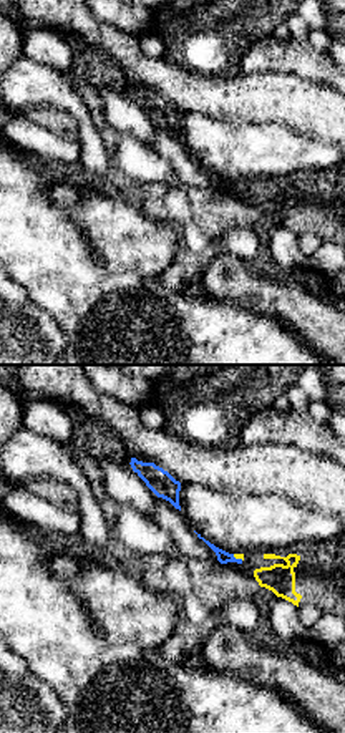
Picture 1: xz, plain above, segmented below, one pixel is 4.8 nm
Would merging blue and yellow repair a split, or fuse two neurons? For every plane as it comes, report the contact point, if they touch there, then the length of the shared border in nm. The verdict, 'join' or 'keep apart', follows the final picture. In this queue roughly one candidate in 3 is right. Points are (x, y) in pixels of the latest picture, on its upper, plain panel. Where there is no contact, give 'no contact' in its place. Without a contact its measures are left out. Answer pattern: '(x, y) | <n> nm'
(238, 188) | 60 nm

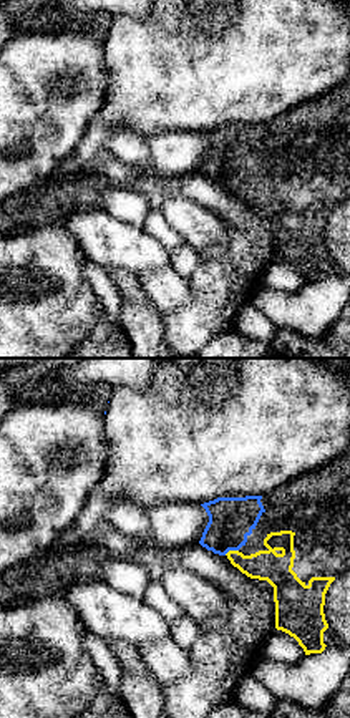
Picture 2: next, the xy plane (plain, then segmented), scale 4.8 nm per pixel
(231, 178) | 80 nm

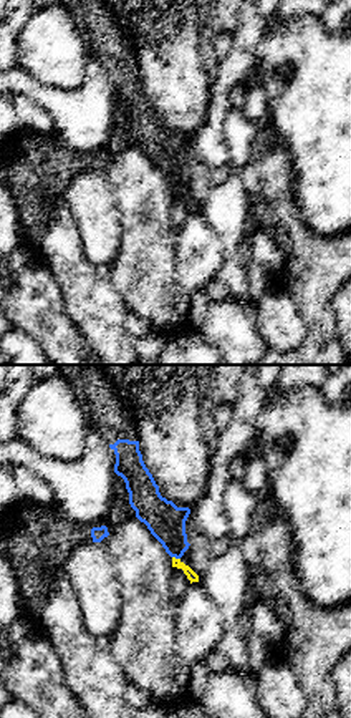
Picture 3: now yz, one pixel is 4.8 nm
(176, 186) | 40 nm

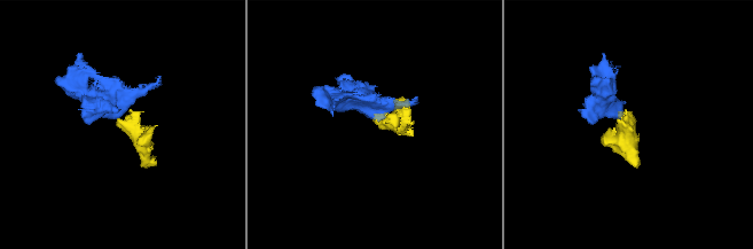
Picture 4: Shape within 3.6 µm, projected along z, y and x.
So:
join

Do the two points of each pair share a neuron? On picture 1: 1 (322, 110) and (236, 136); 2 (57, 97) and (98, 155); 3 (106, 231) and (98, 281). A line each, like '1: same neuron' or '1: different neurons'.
1: different neurons
2: same neuron
3: different neurons

